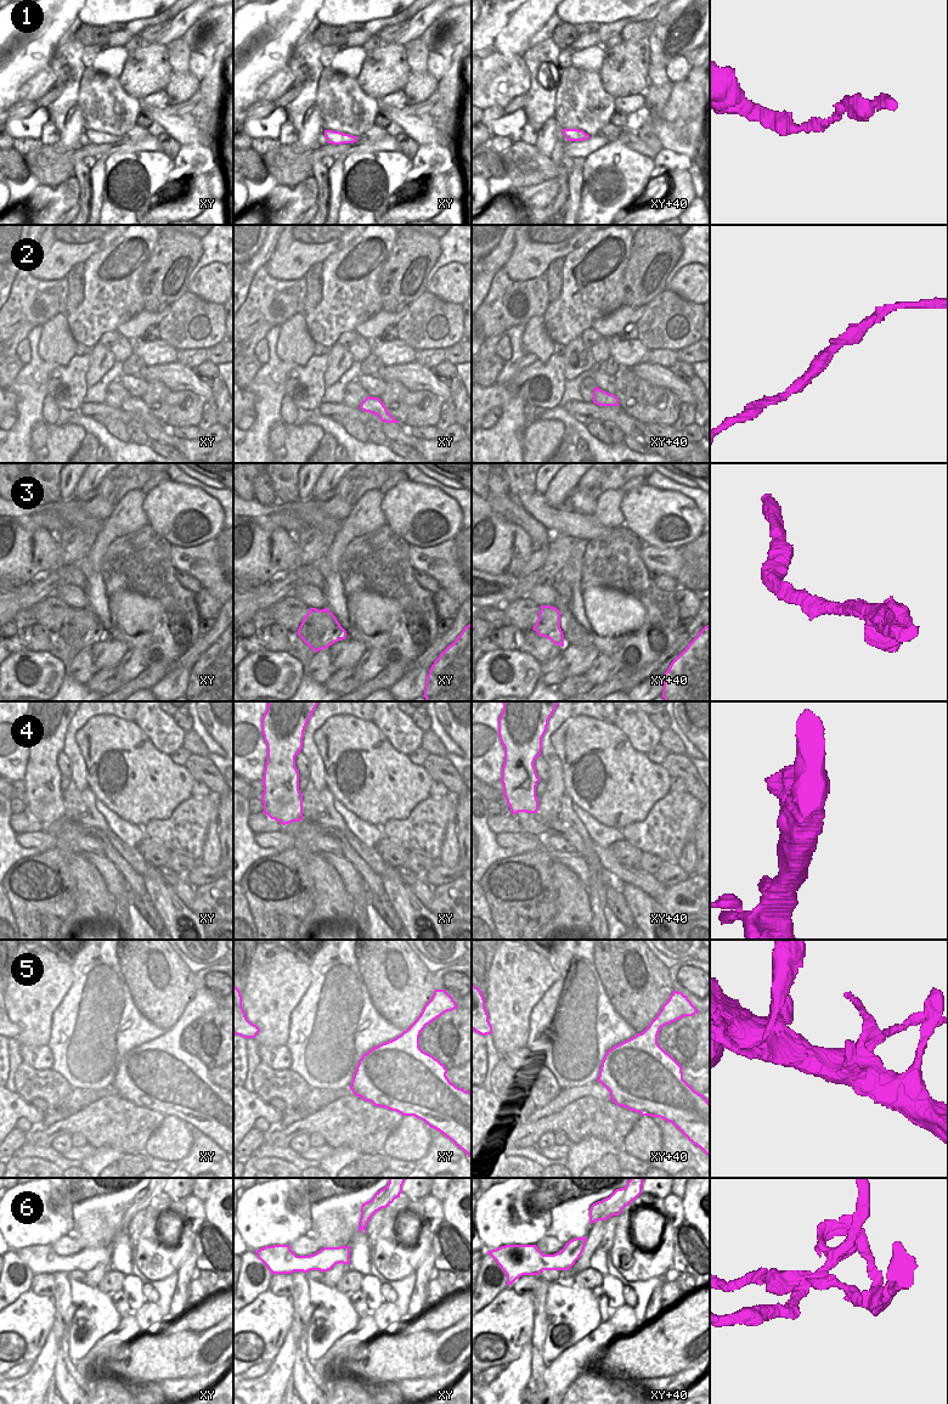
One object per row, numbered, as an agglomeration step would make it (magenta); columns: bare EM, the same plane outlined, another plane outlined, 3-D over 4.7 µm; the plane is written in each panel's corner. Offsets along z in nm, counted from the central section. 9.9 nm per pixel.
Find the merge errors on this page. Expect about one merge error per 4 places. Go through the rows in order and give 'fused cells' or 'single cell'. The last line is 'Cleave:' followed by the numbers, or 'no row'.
1: single cell
2: single cell
3: single cell
4: single cell
5: single cell
6: fused cells
Cleave: 6

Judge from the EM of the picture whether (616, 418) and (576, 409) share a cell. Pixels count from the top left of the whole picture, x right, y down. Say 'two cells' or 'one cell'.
one cell

